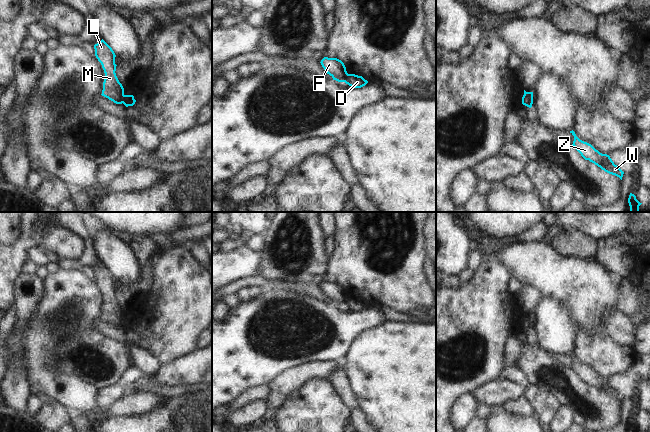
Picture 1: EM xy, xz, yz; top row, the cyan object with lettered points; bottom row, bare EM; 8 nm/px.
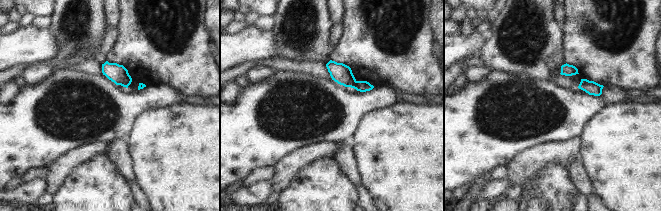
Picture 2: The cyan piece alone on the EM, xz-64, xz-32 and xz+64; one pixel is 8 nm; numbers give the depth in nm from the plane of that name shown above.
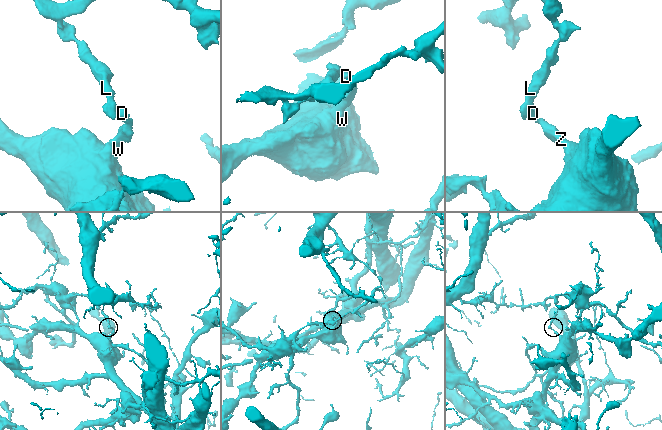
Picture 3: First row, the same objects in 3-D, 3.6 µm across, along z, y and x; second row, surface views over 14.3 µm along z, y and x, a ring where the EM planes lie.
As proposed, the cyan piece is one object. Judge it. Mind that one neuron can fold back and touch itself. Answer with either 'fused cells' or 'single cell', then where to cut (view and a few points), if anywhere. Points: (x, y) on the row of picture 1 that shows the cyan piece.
fused cells; cut in xy along (124, 95), (122, 102)

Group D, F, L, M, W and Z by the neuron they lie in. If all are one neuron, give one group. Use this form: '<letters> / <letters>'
D W Z / F L M

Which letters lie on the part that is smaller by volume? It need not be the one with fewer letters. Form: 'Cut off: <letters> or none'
Cut off: F, L, M.

